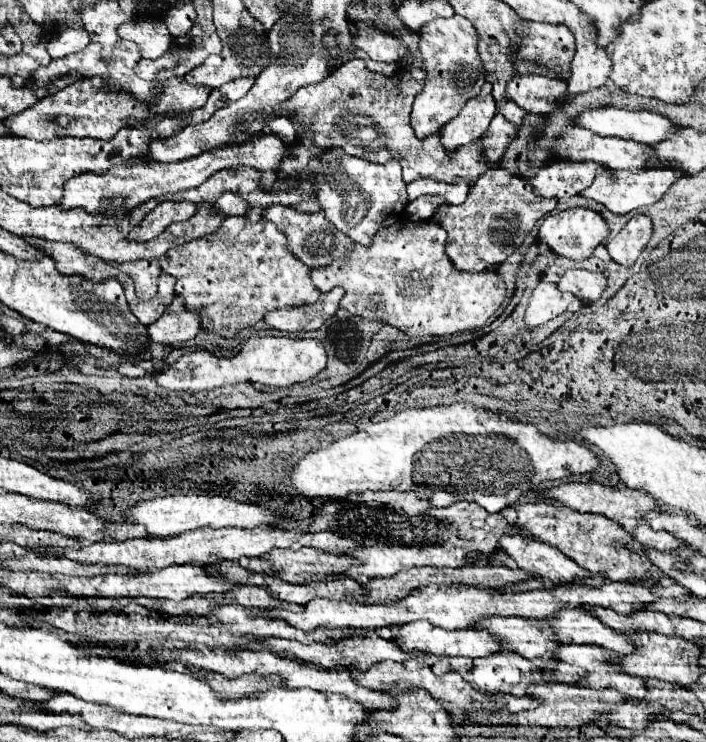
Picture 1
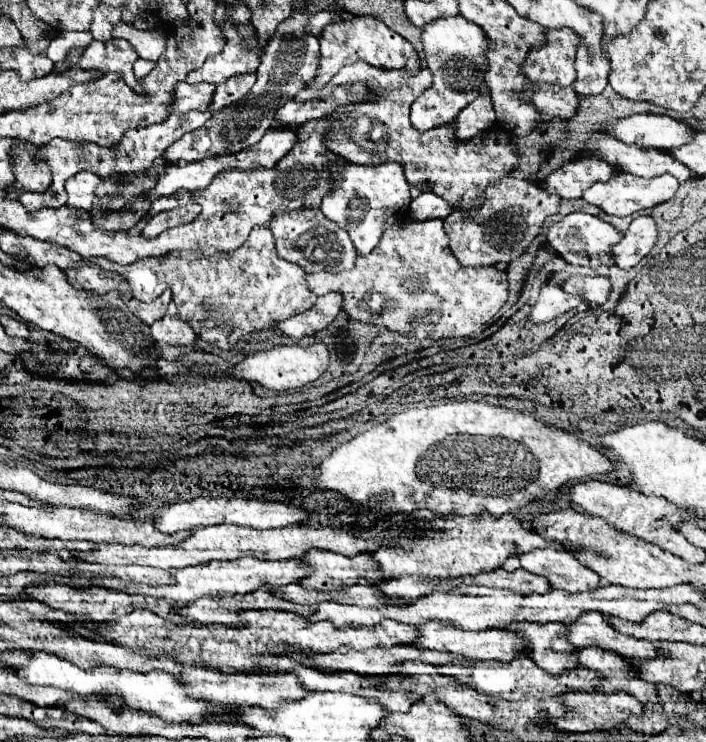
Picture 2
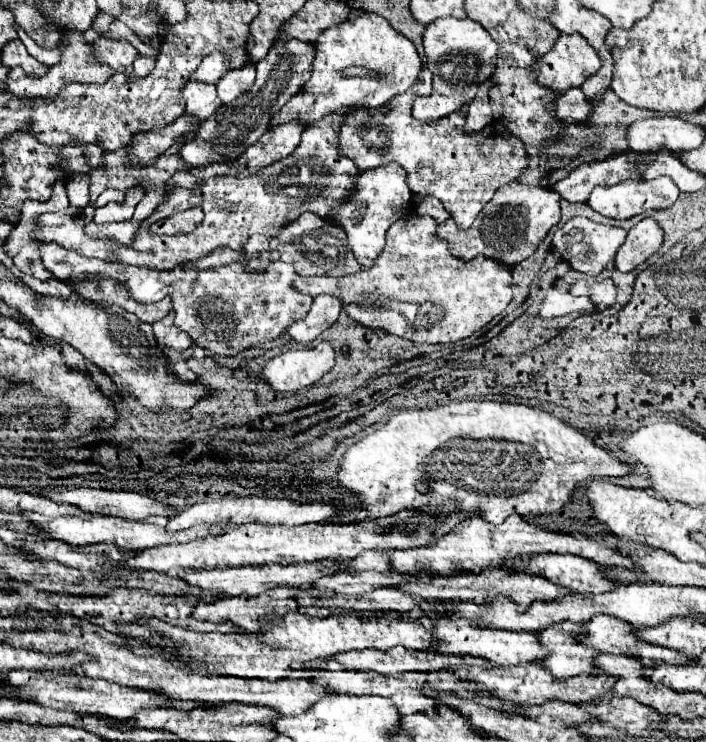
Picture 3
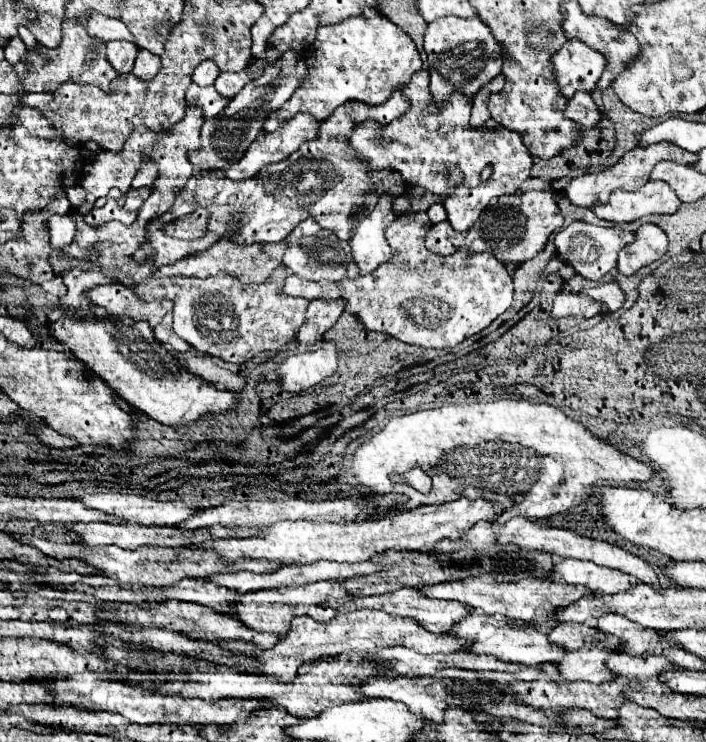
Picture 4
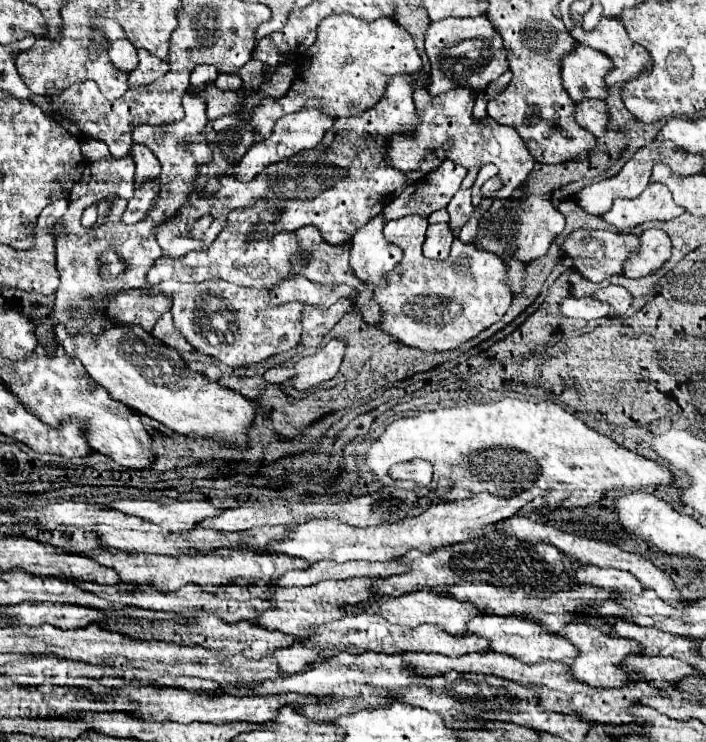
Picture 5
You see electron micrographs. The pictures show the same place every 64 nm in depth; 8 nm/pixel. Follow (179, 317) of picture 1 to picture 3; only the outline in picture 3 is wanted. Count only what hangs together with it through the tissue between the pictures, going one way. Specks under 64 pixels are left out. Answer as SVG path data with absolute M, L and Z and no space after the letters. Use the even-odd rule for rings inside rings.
M172 312L166 318L158 320L152 328L154 328L156 340L162 342L162 344L166 344L166 346L170 346L170 348L174 348L174 350L186 350L192 344L190 336L186 332L182 332L174 324L174 314Z

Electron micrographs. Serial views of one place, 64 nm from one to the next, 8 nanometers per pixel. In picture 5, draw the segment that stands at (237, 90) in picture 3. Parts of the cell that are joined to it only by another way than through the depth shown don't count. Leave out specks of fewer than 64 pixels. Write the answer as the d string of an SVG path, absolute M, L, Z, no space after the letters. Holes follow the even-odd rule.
M220 74L214 84L220 90L240 90L242 88L242 78L238 74Z

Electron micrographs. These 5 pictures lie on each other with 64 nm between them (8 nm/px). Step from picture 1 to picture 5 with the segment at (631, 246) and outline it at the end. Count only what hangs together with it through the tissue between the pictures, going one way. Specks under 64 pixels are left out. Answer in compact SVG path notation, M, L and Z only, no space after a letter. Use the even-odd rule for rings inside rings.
M648 228L640 236L640 246L624 260L624 276L640 278L658 270L670 258L670 238L658 228Z

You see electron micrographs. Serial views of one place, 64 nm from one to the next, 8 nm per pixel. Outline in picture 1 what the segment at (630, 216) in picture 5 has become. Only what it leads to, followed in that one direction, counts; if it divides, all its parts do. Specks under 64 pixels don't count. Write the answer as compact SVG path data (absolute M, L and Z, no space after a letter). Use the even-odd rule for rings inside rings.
M602 168L602 172L596 174L594 182L580 192L580 196L604 204L614 214L628 214L640 206L654 204L656 200L660 200L674 180L676 180L676 172L672 168L648 168L640 172Z

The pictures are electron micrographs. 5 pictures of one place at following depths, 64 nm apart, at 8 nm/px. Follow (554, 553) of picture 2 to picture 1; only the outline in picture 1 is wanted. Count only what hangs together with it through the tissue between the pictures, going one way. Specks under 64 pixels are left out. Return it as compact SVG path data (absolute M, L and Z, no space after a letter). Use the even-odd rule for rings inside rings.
M522 532L500 536L500 548L516 560L520 570L548 578L556 586L572 582L576 576L590 576L588 570L580 568L574 560L568 560L560 550L528 538Z

